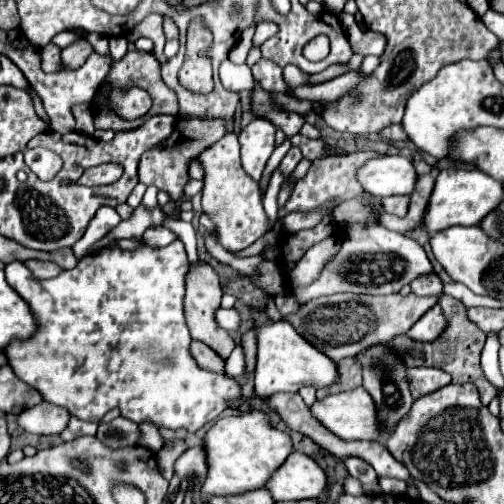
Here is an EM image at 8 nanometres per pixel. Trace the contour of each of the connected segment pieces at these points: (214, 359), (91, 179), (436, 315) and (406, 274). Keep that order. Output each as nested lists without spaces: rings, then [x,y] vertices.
[[[192,340],[192,344],[190,344],[190,354],[192,354],[192,358],[198,362],[200,368],[222,374],[222,370],[224,370],[224,360],[222,360],[210,346]]]
[[[109,162],[90,168],[84,172],[84,176],[80,178],[80,184],[86,186],[102,186],[102,184],[112,184],[116,182],[123,174],[120,164]]]
[[[434,306],[406,332],[406,336],[418,342],[432,342],[444,332],[444,328],[446,328],[446,320],[442,316],[442,310],[440,306]]]
[[[348,226],[346,230],[338,230],[340,250],[332,260],[326,262],[324,270],[318,278],[308,286],[292,286],[292,294],[298,302],[308,302],[312,298],[354,292],[354,294],[394,294],[400,292],[402,286],[410,284],[414,278],[432,272],[432,264],[424,252],[424,248],[398,232],[380,228],[380,226]]]

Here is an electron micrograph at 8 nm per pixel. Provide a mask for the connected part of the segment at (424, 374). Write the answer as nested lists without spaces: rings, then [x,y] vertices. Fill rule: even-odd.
[[[408,368],[408,382],[412,398],[418,400],[424,394],[430,394],[446,384],[450,384],[450,374],[438,368]]]

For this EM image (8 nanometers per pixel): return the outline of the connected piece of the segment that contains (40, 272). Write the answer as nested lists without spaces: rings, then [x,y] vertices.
[[[28,260],[28,262],[24,262],[26,264],[26,268],[38,278],[38,280],[46,280],[46,278],[56,278],[60,272],[62,272],[62,268],[60,266],[56,266],[54,262],[42,262],[42,260]]]

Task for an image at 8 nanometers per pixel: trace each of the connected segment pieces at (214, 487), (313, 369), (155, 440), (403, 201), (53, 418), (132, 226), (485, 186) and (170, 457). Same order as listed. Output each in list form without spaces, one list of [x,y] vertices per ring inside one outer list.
[[[252,410],[248,414],[218,420],[204,434],[204,452],[208,458],[208,476],[202,484],[202,494],[230,496],[264,488],[268,478],[276,472],[276,468],[280,468],[280,464],[292,452],[292,440],[288,434],[272,428],[264,412]]]
[[[286,320],[272,322],[266,326],[254,326],[256,334],[256,380],[254,380],[254,396],[266,398],[276,392],[298,392],[304,386],[324,388],[336,382],[338,370],[336,362],[332,362],[328,356],[324,356],[320,350],[316,350],[312,344],[308,344],[292,326],[288,326]]]
[[[142,422],[140,424],[140,444],[150,448],[152,452],[158,452],[162,448],[164,440],[162,440],[158,428],[152,426],[152,422]]]
[[[388,196],[388,198],[382,198],[380,204],[382,204],[384,212],[404,218],[404,214],[408,210],[408,196]]]
[[[40,402],[32,408],[24,408],[18,414],[16,422],[26,432],[40,436],[58,436],[66,428],[68,418],[70,418],[68,410],[48,402]]]
[[[140,204],[138,208],[132,210],[132,216],[130,216],[128,220],[122,220],[116,228],[112,228],[100,242],[96,242],[96,244],[88,250],[88,254],[98,252],[100,248],[108,246],[110,242],[114,242],[114,240],[118,240],[118,238],[142,238],[142,234],[144,234],[148,228],[162,226],[166,218],[168,218],[168,214],[166,214],[160,206],[148,210],[146,206]]]
[[[444,168],[440,170],[432,200],[428,200],[428,210],[424,214],[422,228],[428,234],[436,234],[450,226],[474,226],[478,224],[488,212],[492,212],[502,200],[502,184],[480,170],[464,170],[464,168]]]
[[[176,440],[176,442],[168,444],[166,448],[162,448],[162,450],[156,454],[158,470],[160,470],[160,474],[162,474],[166,480],[170,480],[170,478],[174,476],[174,462],[176,462],[176,458],[180,458],[178,454],[182,454],[186,448],[188,448],[186,440]]]

